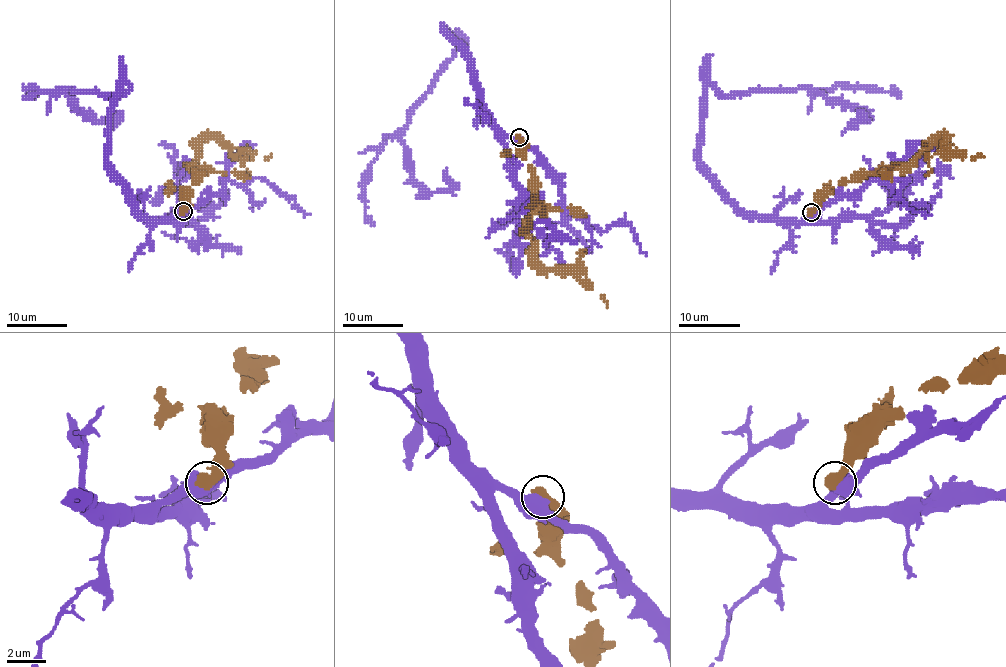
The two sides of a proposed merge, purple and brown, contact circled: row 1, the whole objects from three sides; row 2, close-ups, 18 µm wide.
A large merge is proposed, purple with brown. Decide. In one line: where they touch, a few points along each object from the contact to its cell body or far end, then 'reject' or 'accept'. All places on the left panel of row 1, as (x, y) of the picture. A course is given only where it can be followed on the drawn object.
place (183, 211); course purple (182, 212), (145, 218), (108, 163), (110, 106), (129, 86), (66, 91), (90, 118), (114, 118), (110, 135); course brown (182, 212), (185, 191), (197, 180), (191, 166), (196, 145), (205, 136), (216, 136), (237, 154), (270, 156); reject

